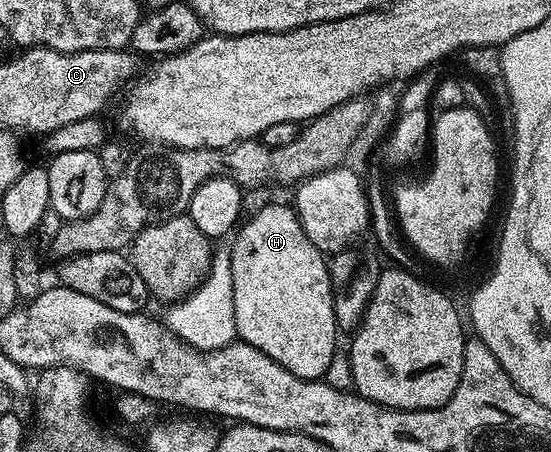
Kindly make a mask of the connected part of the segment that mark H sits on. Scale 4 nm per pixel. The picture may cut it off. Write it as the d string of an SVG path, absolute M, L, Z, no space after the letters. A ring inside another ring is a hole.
M274 203L271 207L260 208L248 219L237 228L233 236L234 243L230 247L230 294L236 317L237 338L260 349L296 377L321 380L332 357L339 350L340 334L332 305L327 256L316 249L312 241L308 241L308 233L304 233L293 206L281 207Z

